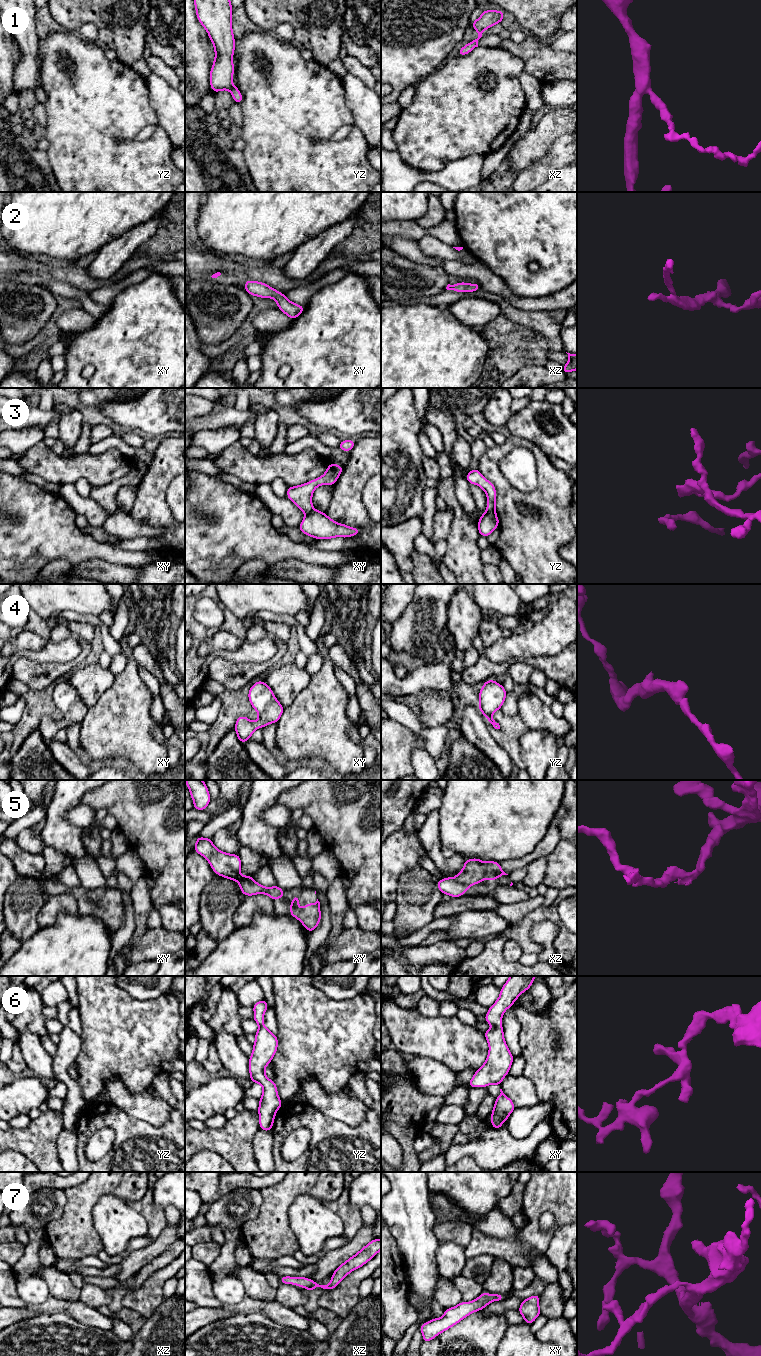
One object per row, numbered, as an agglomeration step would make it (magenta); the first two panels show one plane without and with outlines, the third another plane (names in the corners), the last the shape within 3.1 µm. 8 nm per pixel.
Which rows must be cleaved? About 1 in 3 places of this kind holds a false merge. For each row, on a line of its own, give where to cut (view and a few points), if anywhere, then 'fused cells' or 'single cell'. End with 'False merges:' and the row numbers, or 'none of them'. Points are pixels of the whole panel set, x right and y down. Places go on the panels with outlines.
1: no cut; single cell
2: no cut; single cell
3: cut in yz along (486, 511), (494, 513); fused cells
4: no cut; single cell
5: no cut; single cell
6: no cut; single cell
7: no cut; single cell
False merges: 3

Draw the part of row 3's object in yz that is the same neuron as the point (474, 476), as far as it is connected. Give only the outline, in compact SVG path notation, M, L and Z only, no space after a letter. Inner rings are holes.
M473 469L466 474L466 479L469 484L475 484L481 487L487 495L487 509L488 513L496 512L496 489L493 483L488 481L478 469Z

